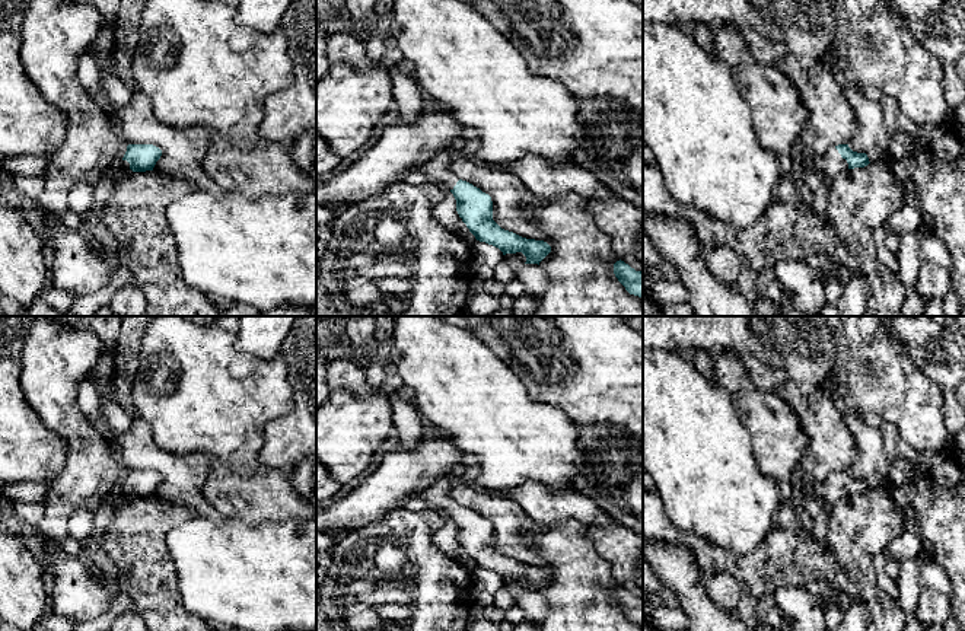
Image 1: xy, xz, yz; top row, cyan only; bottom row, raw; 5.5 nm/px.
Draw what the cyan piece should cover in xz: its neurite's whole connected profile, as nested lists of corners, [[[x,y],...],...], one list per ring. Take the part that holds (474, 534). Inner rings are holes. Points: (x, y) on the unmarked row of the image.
[[[450,477],[437,479],[417,495],[427,501],[427,507],[450,517],[456,526],[456,538],[477,567],[499,574],[503,581],[522,579],[525,590],[538,590],[551,579],[544,567],[526,565],[501,555],[493,546],[491,523],[472,510],[458,506],[449,495]]]

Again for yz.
[[[848,471],[831,474],[821,484],[809,482],[809,487],[815,498],[828,507],[832,507],[841,500],[847,500],[850,495],[864,494],[870,490],[866,479],[853,478]]]

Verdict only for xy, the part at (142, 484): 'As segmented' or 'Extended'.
Extended

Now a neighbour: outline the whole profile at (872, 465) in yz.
[[[844,414],[844,423],[859,447],[859,459],[848,474],[857,479],[866,479],[870,490],[886,482],[888,459],[880,430],[867,426],[859,414]]]

